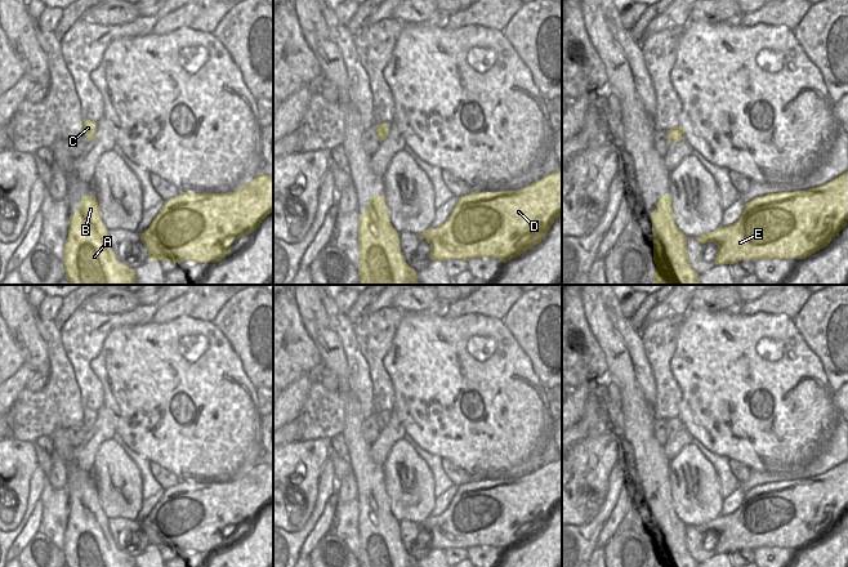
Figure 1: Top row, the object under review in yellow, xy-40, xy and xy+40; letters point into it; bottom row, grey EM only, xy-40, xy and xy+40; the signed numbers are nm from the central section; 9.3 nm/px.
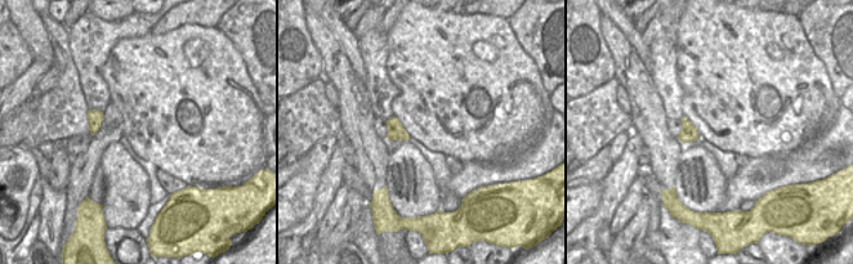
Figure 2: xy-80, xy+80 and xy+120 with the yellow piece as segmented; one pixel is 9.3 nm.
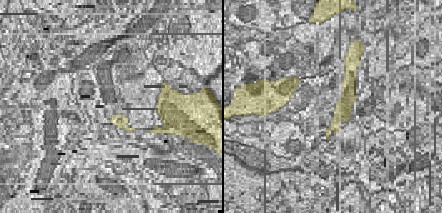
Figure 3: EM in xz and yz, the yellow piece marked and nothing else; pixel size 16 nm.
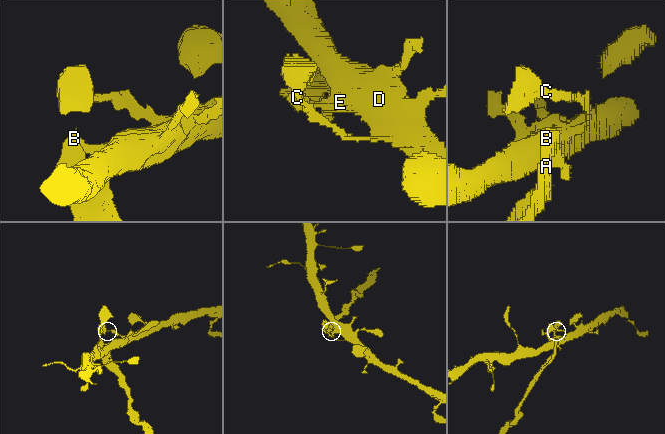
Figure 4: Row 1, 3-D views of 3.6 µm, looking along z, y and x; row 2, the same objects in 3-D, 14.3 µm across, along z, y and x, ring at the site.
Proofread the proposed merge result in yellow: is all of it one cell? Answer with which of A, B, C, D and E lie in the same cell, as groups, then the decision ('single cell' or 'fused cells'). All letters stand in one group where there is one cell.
A / B C D E | fused cells

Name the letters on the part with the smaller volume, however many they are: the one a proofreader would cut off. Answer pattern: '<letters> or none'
A

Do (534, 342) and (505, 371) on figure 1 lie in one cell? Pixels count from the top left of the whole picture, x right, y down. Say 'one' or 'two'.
two

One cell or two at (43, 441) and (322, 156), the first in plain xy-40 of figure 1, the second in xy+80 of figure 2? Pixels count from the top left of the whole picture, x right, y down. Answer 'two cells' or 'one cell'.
two cells

